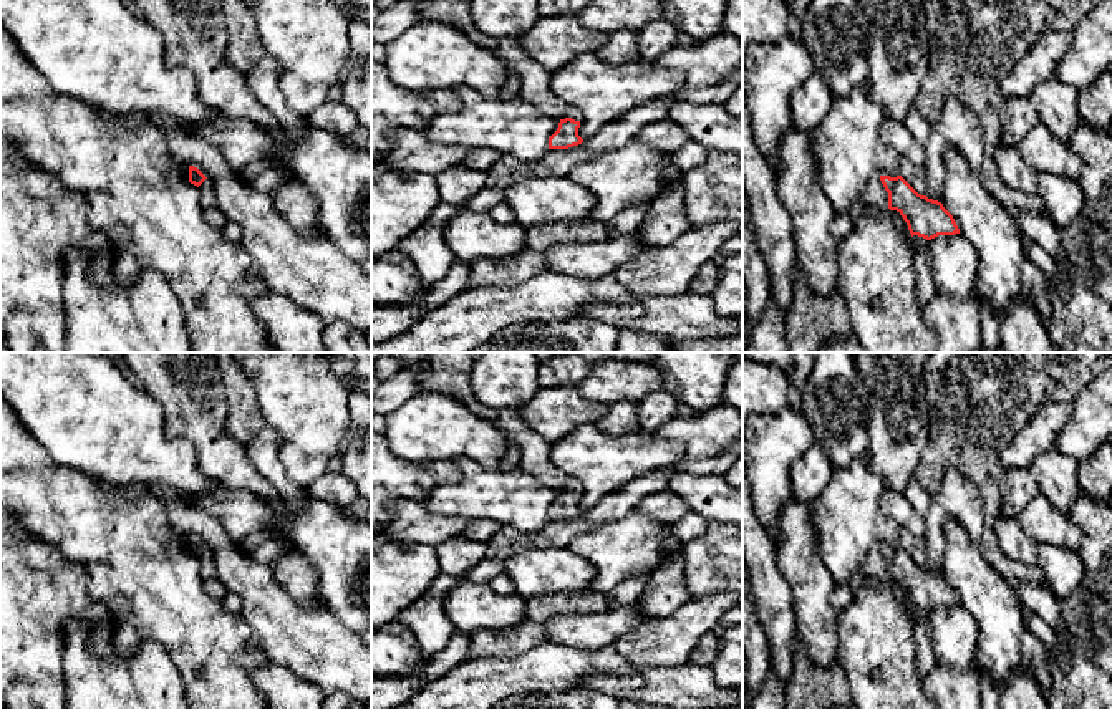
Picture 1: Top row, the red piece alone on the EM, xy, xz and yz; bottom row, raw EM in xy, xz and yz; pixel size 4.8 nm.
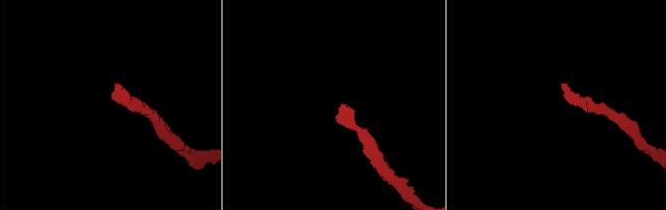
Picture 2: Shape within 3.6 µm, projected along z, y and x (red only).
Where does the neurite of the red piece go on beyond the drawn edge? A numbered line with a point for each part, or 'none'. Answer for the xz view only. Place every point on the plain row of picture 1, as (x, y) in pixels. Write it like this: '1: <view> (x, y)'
1: xz (534, 449)

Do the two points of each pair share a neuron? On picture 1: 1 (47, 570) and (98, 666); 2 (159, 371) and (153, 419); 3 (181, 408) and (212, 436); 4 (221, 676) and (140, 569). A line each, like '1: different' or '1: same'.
1: different
2: different
3: same
4: same

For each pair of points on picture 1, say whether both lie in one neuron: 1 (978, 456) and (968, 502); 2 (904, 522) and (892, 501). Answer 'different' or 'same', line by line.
1: different
2: same

